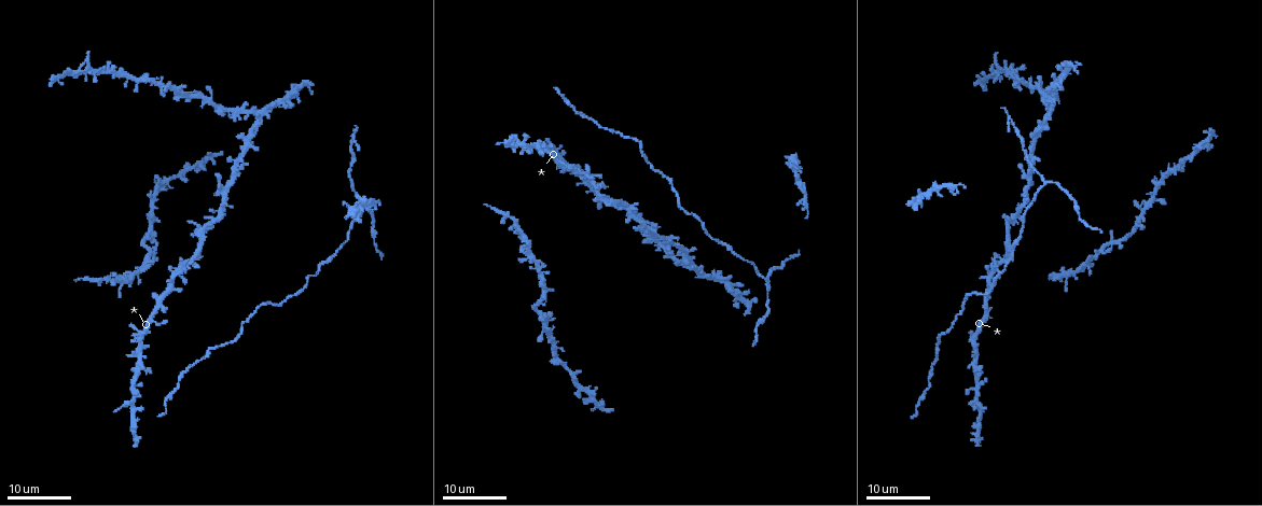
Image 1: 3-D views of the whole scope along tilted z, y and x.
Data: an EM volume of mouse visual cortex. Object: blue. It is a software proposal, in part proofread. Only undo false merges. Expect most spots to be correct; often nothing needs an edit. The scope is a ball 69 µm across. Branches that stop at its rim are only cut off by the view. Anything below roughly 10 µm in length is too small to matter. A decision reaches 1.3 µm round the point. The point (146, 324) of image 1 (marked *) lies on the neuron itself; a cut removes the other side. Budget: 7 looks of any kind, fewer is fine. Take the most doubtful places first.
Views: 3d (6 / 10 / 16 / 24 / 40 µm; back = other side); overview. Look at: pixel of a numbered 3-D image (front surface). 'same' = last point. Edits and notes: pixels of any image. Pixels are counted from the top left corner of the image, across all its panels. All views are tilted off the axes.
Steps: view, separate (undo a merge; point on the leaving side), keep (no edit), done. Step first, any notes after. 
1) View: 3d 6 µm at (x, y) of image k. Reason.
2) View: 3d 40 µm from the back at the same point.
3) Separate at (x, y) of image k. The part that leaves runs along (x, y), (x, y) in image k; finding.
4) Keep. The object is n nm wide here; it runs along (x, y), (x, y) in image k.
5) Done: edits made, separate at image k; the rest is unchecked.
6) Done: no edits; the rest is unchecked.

View: 3d 24 µm at (1044, 182) of image 1.

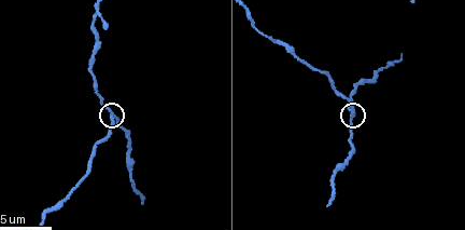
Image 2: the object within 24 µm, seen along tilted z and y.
View: 3d 6 µm at (350, 118) of image 2.

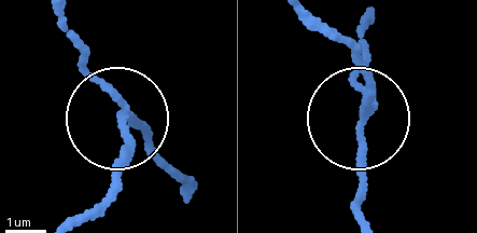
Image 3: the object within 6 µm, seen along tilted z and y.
Keep. It runs along (318, 15), (369, 81), (351, 213) in image 3; all the same neuron.

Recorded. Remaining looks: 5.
View: 3d 16 µm at (972, 364) of image 1.

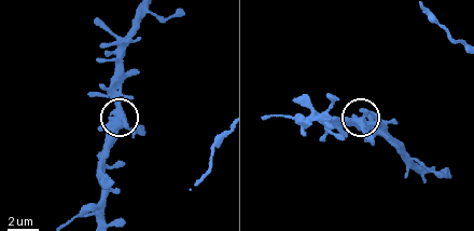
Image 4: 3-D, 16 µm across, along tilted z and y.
View: 3d 6 µm at (123, 121) of image 4.

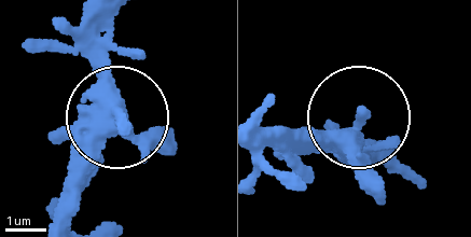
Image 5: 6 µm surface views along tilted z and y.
Keep. The side arm is 13 µm long; all the same neuron.

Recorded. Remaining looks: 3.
View: 3d 10 µm at (63, 204) of image 2. Sudden change in width.

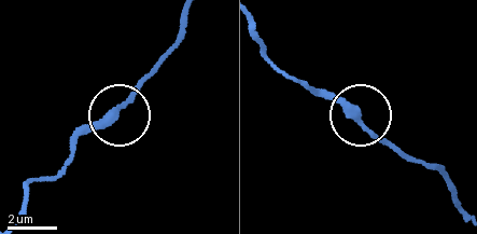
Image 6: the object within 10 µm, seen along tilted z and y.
Keep. It runs along (260, 41), (291, 78), (350, 106), (409, 156) in image 6; continuous, no second neuron.

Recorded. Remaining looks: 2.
View: 3d 16 µm at (292, 294) of image 1. Thick turns thin.

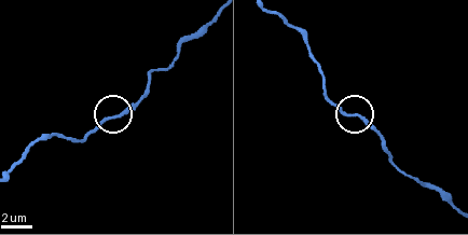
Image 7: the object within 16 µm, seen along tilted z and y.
View: 3d 10 µm at (117, 116) of image 7.

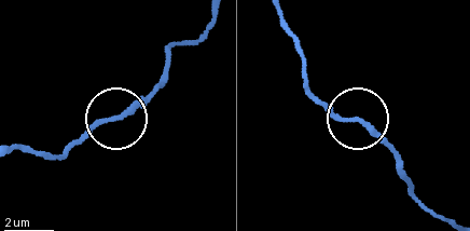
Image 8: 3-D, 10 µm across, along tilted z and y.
Keep. It runs along (278, 15), (294, 39), (304, 82), (399, 158) in image 8; continuous, no second neuron.

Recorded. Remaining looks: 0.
Done: no edits; the rest is unchecked.

